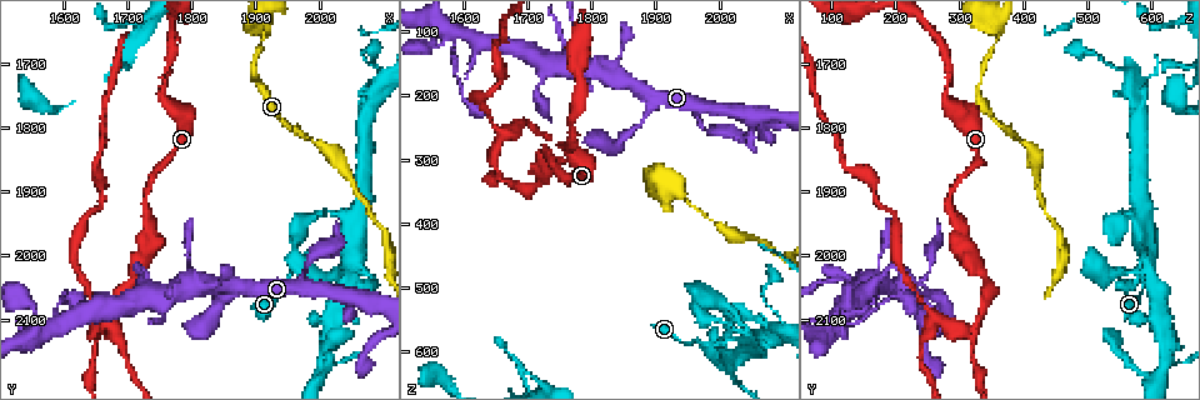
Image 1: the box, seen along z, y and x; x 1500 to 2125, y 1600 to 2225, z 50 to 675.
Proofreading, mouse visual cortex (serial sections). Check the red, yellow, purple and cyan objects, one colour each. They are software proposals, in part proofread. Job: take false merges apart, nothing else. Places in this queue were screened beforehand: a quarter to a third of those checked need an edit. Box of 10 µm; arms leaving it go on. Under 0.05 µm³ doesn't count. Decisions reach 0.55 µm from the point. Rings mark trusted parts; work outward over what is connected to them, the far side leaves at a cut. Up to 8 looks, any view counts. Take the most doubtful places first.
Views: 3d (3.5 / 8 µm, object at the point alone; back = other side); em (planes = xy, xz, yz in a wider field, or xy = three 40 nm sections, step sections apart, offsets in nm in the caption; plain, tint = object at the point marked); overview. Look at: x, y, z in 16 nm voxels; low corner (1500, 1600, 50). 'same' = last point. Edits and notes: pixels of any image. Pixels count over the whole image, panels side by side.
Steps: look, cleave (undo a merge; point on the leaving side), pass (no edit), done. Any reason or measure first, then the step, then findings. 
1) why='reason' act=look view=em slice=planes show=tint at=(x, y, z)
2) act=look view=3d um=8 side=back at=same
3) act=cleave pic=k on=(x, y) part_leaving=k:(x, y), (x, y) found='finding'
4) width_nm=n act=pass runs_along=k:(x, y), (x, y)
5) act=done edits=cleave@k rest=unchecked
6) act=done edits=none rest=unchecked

why='sharp bend' act=look view=3d um=3.5 at=(1915, 1640, 365)

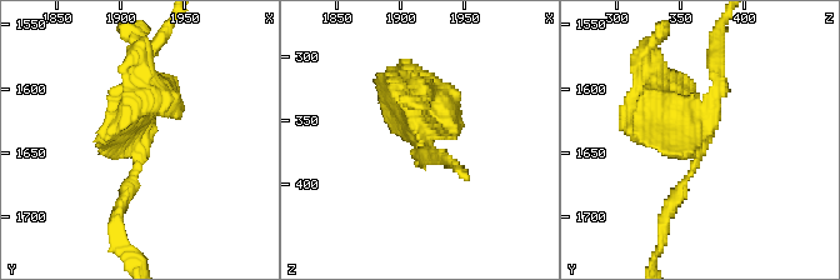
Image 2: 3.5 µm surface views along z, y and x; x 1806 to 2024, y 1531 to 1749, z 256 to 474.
why='shape alone is not enough' act=look view=em slice=xy step=2 show=tint at=(1910, 1642, 364)

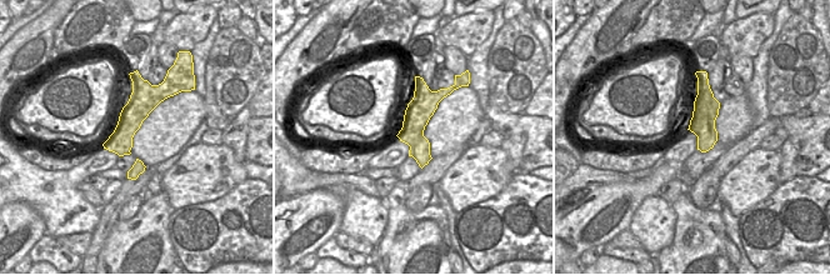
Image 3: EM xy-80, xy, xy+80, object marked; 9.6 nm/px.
act=pass runs_along=2:(669, 209), (701, 140), (675, 109), (640, 125) found='all the same cell'

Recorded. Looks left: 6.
why='sharp bend' act=look view=3d um=3.5 at=(1655, 2115, 325)

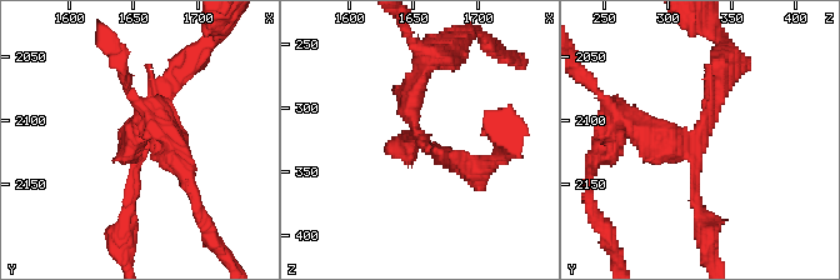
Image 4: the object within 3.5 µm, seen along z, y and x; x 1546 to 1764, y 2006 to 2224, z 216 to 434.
arms=3 act=cleave pic=4 on=(648, 156) part_leaving=4:(689, 139), (640, 131), (593, 85) found='a second cell is stuck on'

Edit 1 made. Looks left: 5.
act=look view=overview

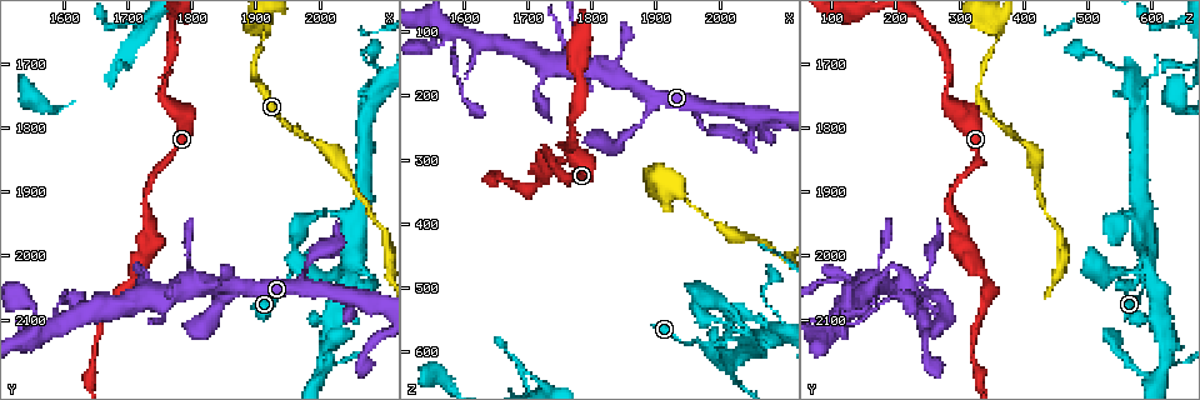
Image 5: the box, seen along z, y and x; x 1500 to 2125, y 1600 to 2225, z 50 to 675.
act=look view=3d um=3.5 at=(2045, 1965, 580)

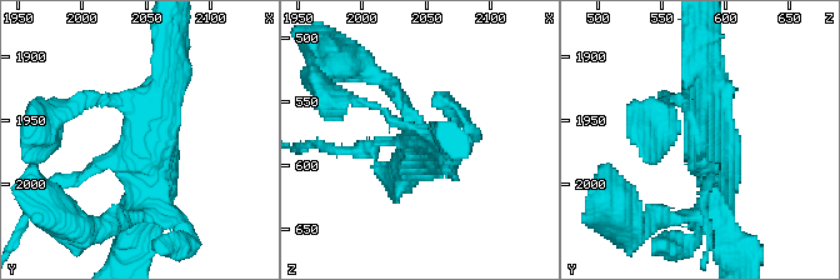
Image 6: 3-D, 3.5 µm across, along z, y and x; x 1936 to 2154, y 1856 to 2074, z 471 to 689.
act=look view=em slice=xy step=3 show=tint at=(2040, 1966, 580)

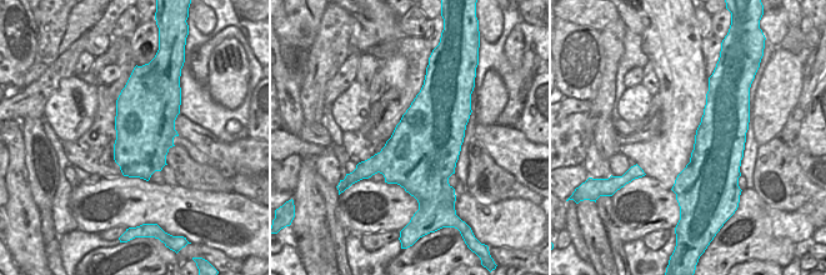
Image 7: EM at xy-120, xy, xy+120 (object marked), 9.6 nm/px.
why='another direction' act=look view=em slice=xy step=2 show=tint at=same

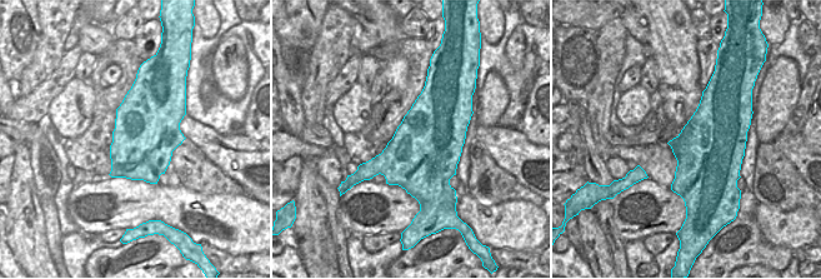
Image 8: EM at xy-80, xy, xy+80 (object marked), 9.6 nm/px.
act=pass runs_along=6:(66, 181), (161, 116), (174, 70) found='one cell here'

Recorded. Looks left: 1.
act=done edits=cleave@4 rest=unchecked

